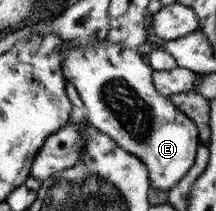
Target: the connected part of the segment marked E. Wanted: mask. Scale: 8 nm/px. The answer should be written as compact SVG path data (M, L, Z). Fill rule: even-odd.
M108 40L94 46L72 46L65 42L62 45L62 75L67 82L76 87L78 95L87 111L88 122L98 128L100 132L107 134L116 144L127 150L130 154L140 158L148 169L148 176L152 187L170 191L194 164L198 150L199 130L191 118L184 113L170 112L172 118L158 118L158 104L166 104L166 98L158 96L156 86L152 82L152 66L146 64L142 59L140 51L136 48L124 48L117 43L110 43Z

